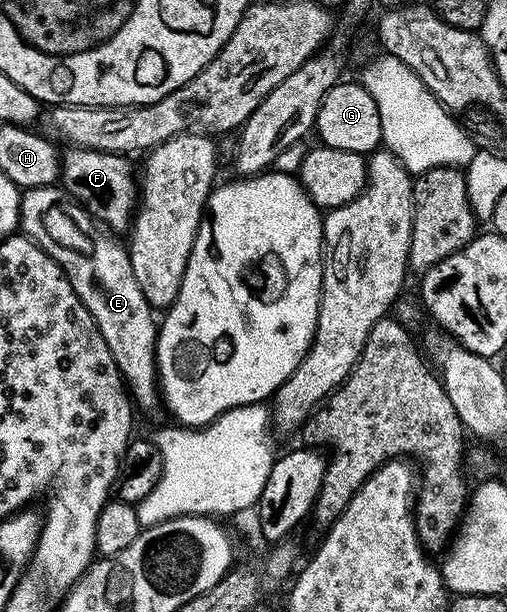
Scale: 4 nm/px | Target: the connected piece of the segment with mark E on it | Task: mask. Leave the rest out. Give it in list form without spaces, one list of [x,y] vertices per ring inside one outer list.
[[[55,184],[29,188],[20,195],[19,222],[28,240],[63,265],[73,290],[93,314],[132,401],[147,412],[160,407],[159,367],[155,364],[157,316],[145,294],[141,294],[141,286],[137,286],[131,254],[124,241],[122,244],[122,239],[100,227],[66,188]]]

